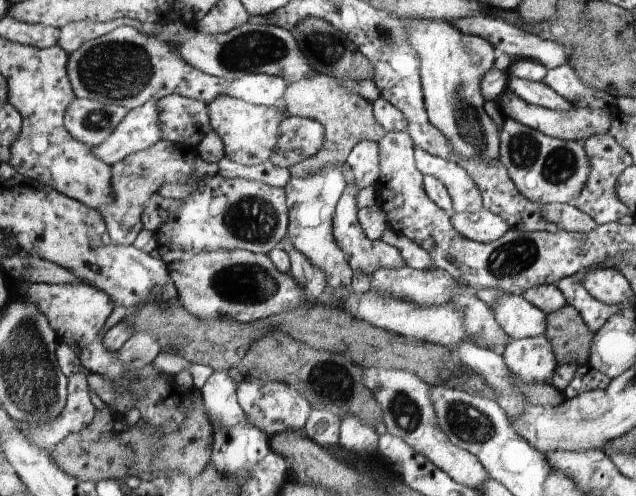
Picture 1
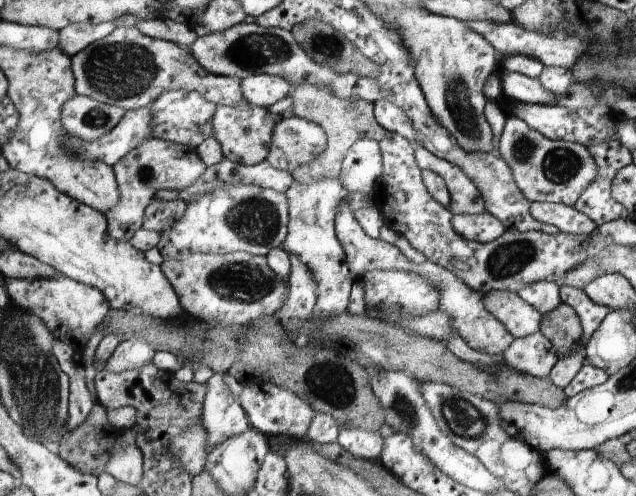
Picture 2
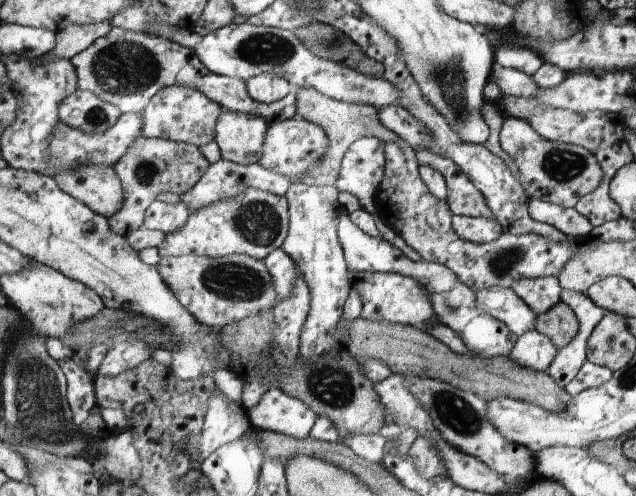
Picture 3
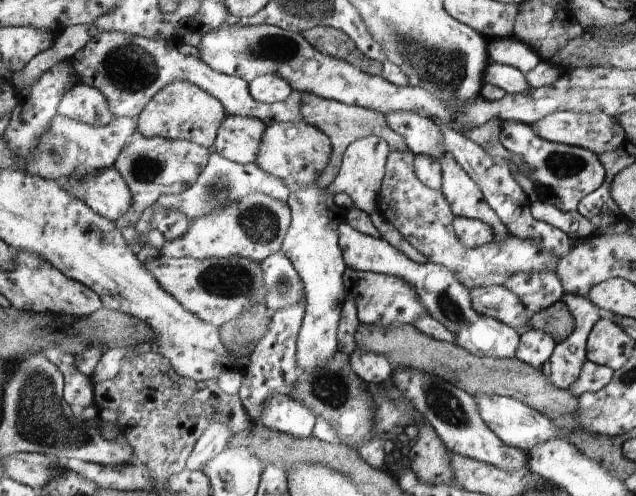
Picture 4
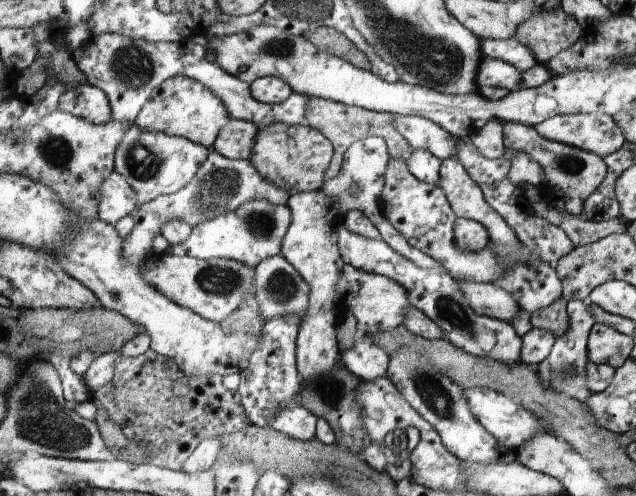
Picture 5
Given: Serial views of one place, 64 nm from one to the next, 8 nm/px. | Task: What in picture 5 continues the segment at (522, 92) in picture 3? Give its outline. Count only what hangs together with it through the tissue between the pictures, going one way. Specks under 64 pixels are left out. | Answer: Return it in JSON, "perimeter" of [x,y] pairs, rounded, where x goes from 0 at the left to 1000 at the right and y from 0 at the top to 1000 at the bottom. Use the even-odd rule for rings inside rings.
{"perimeter":[[[761,115],[752,141],[750,169],[811,183],[821,177],[821,145],[805,129],[772,115]]]}

